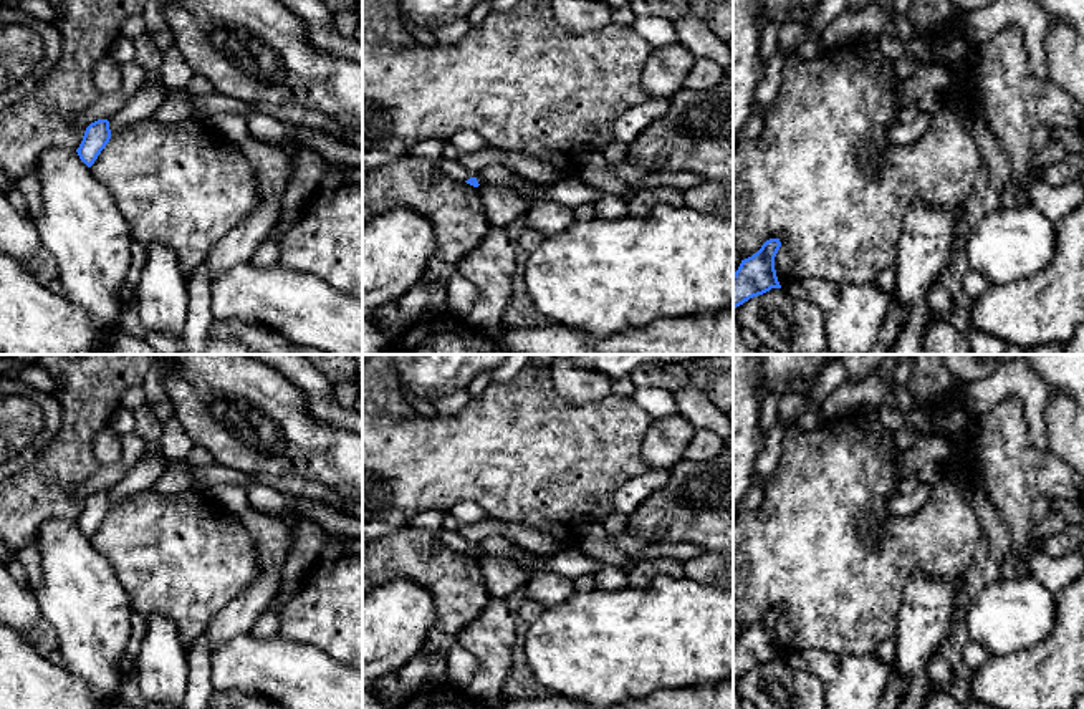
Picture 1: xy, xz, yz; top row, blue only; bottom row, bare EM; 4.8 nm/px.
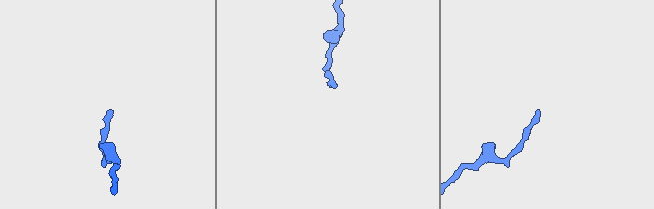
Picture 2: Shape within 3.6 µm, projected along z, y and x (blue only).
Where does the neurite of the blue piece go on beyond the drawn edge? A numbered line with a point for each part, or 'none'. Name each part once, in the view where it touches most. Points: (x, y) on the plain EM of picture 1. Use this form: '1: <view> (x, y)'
none

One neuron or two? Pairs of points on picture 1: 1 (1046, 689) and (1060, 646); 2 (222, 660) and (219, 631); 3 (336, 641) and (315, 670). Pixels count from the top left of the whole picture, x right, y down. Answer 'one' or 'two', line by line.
1: one
2: two
3: two

